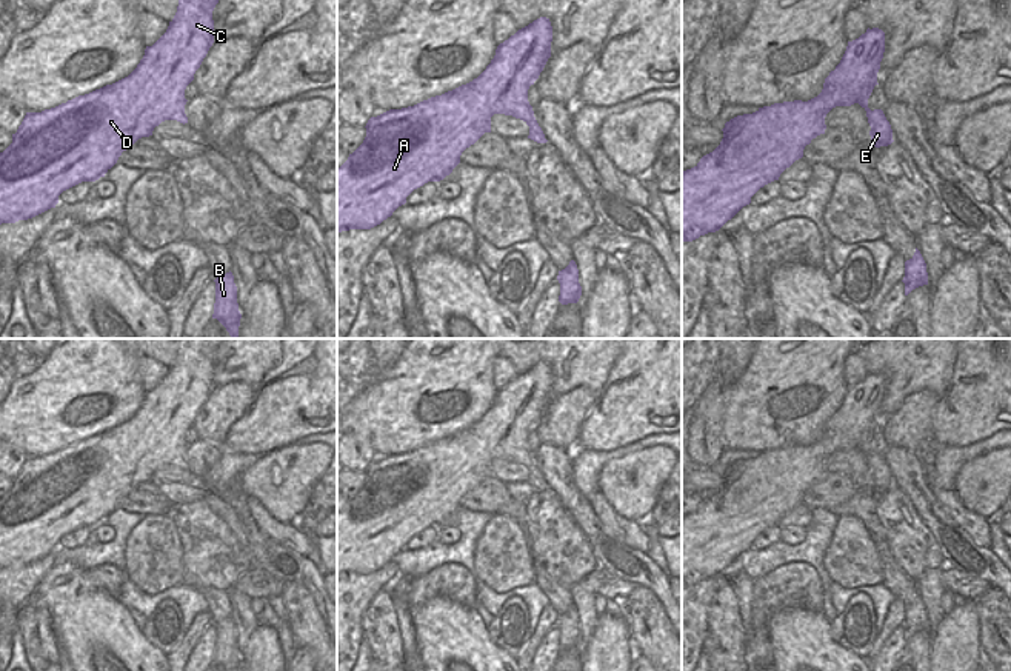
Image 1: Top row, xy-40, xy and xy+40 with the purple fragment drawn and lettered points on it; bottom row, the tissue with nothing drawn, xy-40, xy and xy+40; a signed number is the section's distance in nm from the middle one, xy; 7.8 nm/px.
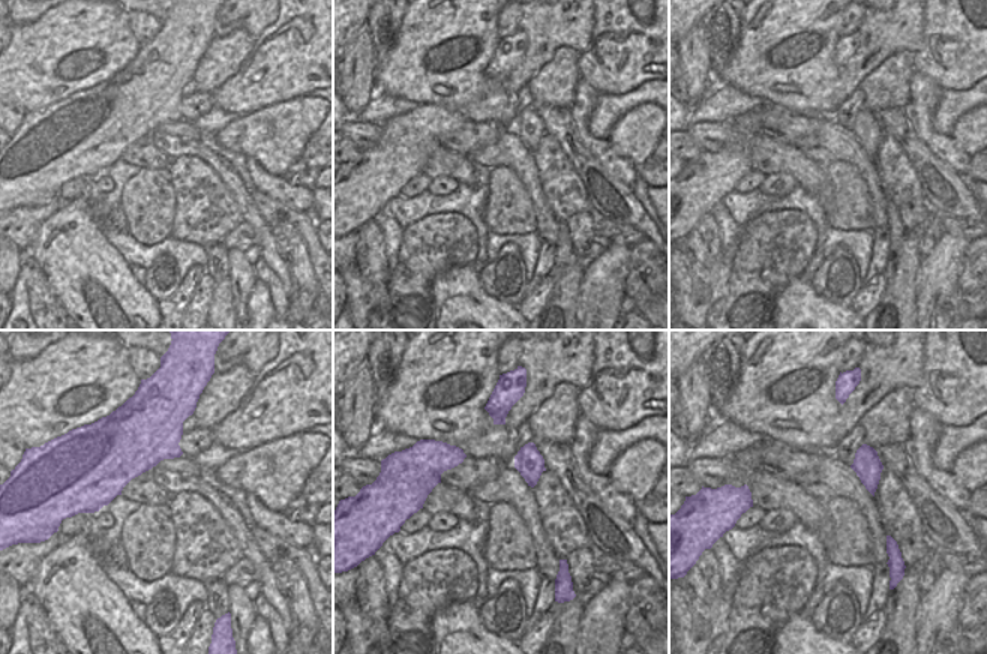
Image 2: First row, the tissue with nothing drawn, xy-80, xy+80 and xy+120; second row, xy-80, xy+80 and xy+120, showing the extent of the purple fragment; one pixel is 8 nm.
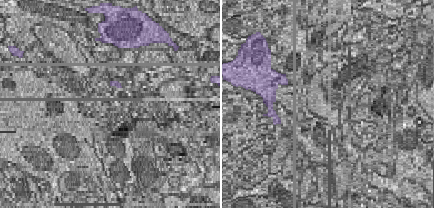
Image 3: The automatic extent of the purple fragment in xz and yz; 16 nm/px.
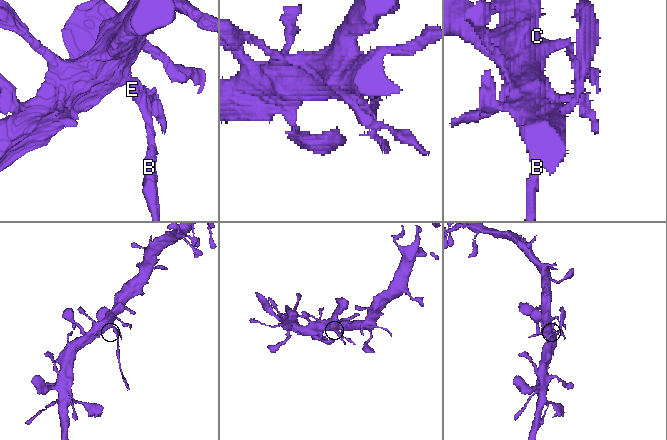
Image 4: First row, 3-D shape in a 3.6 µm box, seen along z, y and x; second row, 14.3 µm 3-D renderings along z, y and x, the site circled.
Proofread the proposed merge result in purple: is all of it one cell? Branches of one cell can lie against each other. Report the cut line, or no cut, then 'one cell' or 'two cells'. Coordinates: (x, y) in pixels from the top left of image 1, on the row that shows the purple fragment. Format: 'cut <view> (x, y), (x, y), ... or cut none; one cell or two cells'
cut xy (533, 111), (533, 117), (527, 123); two cells

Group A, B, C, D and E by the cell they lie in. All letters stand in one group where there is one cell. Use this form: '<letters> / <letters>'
A C D / B E

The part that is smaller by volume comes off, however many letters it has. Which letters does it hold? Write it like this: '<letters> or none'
B, E

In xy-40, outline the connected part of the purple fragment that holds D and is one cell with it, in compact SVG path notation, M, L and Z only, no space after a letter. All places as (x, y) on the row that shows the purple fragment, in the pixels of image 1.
M179 0L166 32L152 46L146 46L143 58L128 77L55 108L26 112L17 132L12 134L12 143L0 152L0 225L32 219L55 208L63 191L105 177L123 151L138 139L152 135L162 122L177 120L183 125L188 122L185 89L214 43L212 11L217 3L219 0Z

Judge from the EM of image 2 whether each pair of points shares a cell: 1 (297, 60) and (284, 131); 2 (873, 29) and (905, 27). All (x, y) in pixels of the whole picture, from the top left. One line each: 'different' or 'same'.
1: different
2: same

